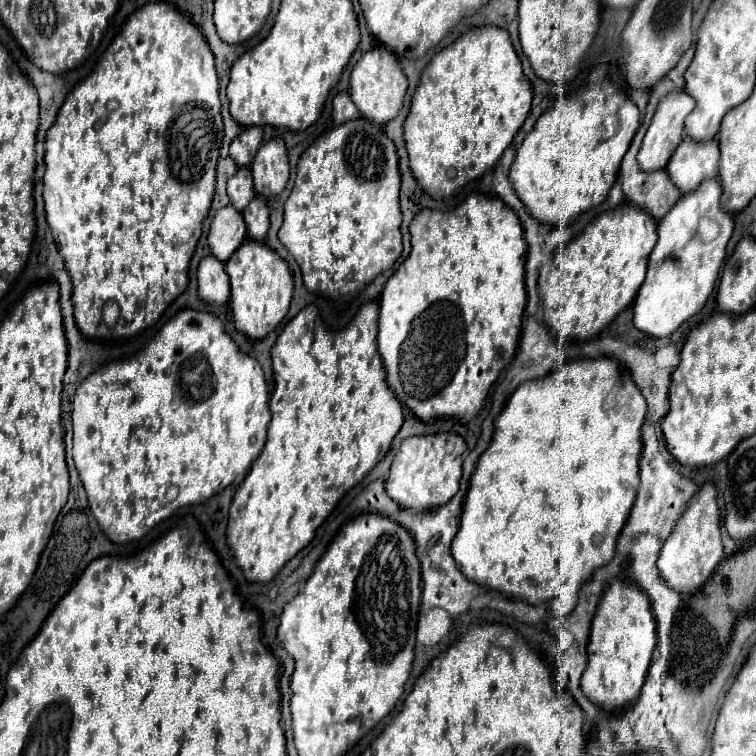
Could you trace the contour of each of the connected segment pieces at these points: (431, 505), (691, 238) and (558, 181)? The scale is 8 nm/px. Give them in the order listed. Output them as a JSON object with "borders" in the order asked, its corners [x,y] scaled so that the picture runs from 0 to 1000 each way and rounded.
{"borders":[[[[599,573],[536,581],[528,599],[520,607],[515,631],[509,636],[515,657],[525,663],[533,673],[546,673],[552,679],[565,679],[589,668],[607,649],[615,594],[615,583]]],[[[935,237],[922,253],[903,258],[890,271],[890,276],[872,292],[869,308],[872,319],[858,337],[856,369],[848,377],[837,401],[837,430],[861,446],[885,446],[898,435],[901,427],[906,427],[911,419],[922,417],[930,409],[948,377],[951,358],[962,337],[962,321],[970,311],[970,290],[954,276],[954,242],[948,237]]],[[[790,86],[782,94],[774,118],[763,120],[758,127],[747,126],[738,130],[729,144],[724,144],[716,152],[716,157],[710,157],[705,173],[694,181],[692,192],[684,200],[684,210],[679,216],[679,226],[673,229],[673,234],[679,250],[684,253],[684,261],[694,269],[700,284],[718,296],[747,300],[776,276],[798,269],[816,237],[821,213],[843,171],[843,139],[803,107],[803,86]]]]}

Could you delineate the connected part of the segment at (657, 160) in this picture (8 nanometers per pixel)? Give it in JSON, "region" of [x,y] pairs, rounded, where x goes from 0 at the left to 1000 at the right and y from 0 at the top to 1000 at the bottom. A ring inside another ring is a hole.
{"region":[[[896,120],[896,126],[882,126],[856,171],[848,200],[843,205],[845,221],[851,226],[880,224],[890,200],[903,184],[903,160],[917,147],[919,136],[906,120]]]}

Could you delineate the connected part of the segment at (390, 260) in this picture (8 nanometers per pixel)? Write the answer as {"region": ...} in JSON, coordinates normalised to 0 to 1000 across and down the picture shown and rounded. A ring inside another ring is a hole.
{"region":[[[475,155],[467,157],[462,163],[454,163],[451,168],[443,168],[440,173],[425,179],[396,210],[393,218],[393,237],[390,237],[390,247],[382,258],[382,263],[377,266],[377,292],[369,303],[369,319],[377,324],[377,329],[385,335],[385,340],[396,348],[398,361],[401,361],[401,374],[409,385],[414,388],[427,388],[433,393],[462,393],[454,396],[454,401],[462,401],[464,396],[470,396],[501,361],[512,358],[515,353],[520,353],[520,348],[530,340],[533,332],[533,319],[530,319],[530,274],[528,274],[528,245],[530,245],[530,234],[528,234],[528,224],[525,224],[525,202],[522,202],[522,192],[520,187],[509,179],[507,168],[499,168],[493,163],[488,163],[485,157]]]}

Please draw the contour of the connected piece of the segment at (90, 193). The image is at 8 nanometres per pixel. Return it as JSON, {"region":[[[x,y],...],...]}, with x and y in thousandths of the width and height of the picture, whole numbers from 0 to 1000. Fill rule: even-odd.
{"region":[[[218,1],[189,7],[171,22],[163,41],[152,49],[152,54],[131,78],[126,94],[89,126],[75,152],[75,163],[65,171],[62,179],[60,231],[57,231],[60,284],[62,284],[62,298],[70,308],[70,319],[78,327],[78,335],[83,337],[89,361],[97,374],[94,398],[97,398],[99,427],[115,448],[179,446],[189,435],[205,430],[213,414],[231,398],[231,393],[237,393],[245,385],[250,374],[250,348],[258,335],[261,319],[266,313],[269,290],[274,287],[282,266],[284,224],[287,224],[292,187],[295,187],[295,157],[292,157],[292,134],[287,126],[287,97],[284,97],[282,73],[276,73],[276,62],[271,62],[271,52],[266,52],[266,41],[255,36],[250,20],[234,15],[229,7]],[[144,396],[152,396],[160,406],[160,419],[149,435],[139,433],[139,427],[134,425],[134,409]]]}

